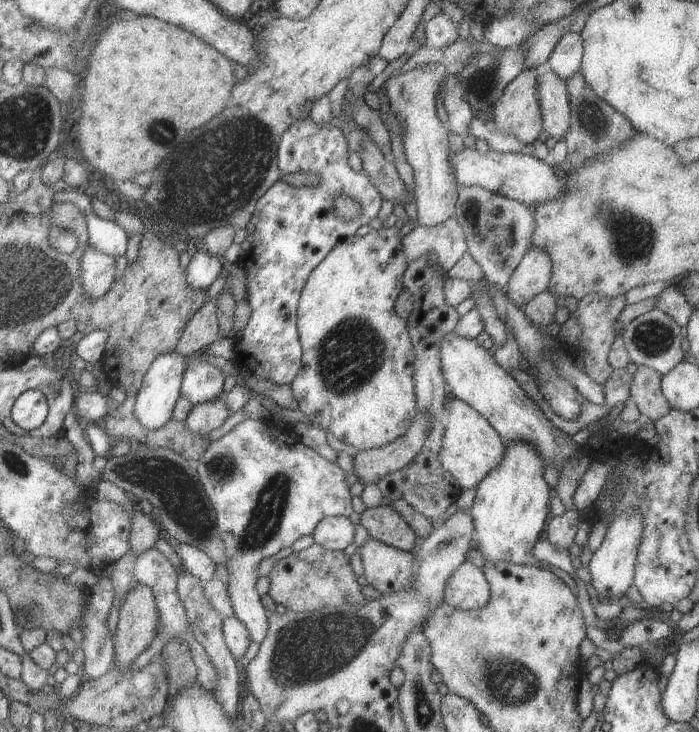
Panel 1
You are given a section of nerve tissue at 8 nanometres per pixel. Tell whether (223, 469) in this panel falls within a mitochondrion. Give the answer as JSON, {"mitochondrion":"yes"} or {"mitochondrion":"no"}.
{"mitochondrion":"yes"}

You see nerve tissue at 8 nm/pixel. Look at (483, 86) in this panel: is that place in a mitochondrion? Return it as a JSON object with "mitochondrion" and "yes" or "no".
{"mitochondrion":"yes"}

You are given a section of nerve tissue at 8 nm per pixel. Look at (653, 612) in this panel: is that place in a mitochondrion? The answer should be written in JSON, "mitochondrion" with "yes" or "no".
{"mitochondrion":"no"}

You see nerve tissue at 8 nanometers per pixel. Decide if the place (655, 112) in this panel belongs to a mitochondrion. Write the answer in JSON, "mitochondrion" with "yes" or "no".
{"mitochondrion":"no"}

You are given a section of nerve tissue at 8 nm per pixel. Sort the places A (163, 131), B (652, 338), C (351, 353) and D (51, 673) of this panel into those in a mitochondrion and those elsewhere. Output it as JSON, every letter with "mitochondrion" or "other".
{"A":"mitochondrion","B":"mitochondrion","C":"mitochondrion","D":"other"}

